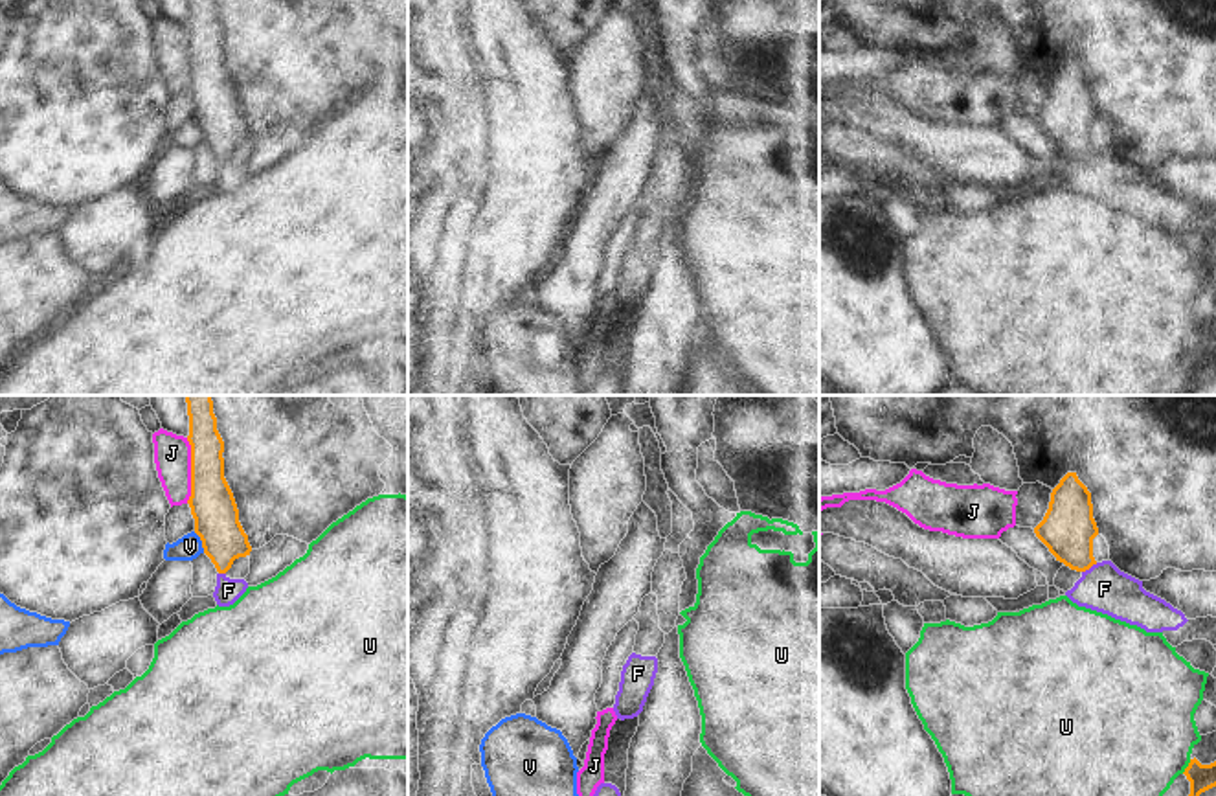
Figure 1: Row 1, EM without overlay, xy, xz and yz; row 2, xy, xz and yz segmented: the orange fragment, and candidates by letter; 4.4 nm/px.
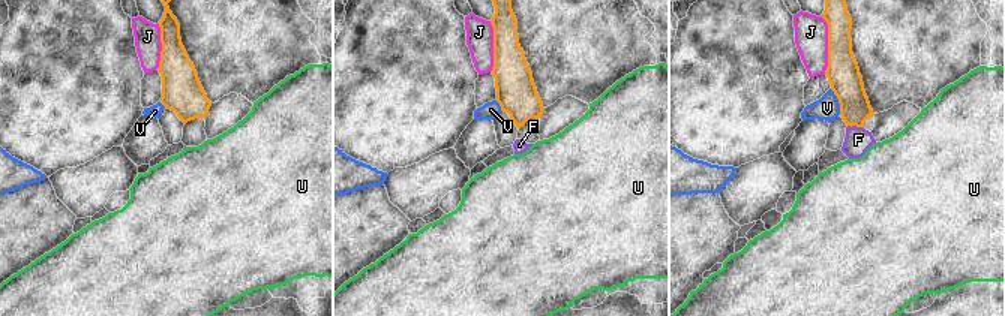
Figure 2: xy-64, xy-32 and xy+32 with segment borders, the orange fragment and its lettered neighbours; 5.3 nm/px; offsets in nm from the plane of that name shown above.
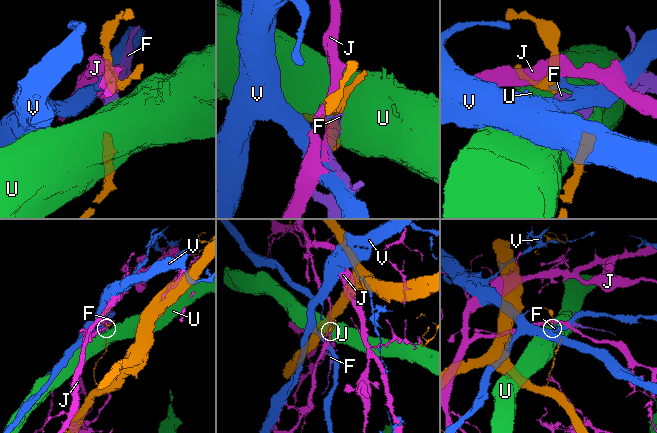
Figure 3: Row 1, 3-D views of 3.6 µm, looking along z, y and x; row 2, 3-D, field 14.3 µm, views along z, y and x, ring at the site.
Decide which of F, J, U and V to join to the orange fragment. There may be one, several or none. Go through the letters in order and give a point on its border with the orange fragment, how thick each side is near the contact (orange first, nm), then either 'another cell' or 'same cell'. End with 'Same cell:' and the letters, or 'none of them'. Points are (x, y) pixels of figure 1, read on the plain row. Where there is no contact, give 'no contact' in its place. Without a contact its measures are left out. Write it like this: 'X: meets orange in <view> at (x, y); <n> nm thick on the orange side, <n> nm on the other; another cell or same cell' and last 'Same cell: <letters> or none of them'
F: meets orange in yz at (1090, 155); 240 nm thick on the orange side, 200 nm on the other; same cell
J: meets orange in xy at (191, 59); 200 nm thick on the orange side, 160 nm on the other; another cell
U: meets orange in yz at (1187, 355); 120 nm thick on the orange side, 480 nm on the other; another cell
V: meets orange in xy at (202, 131); 200 nm thick on the orange side, 110 nm on the other; another cell
Same cell: F

